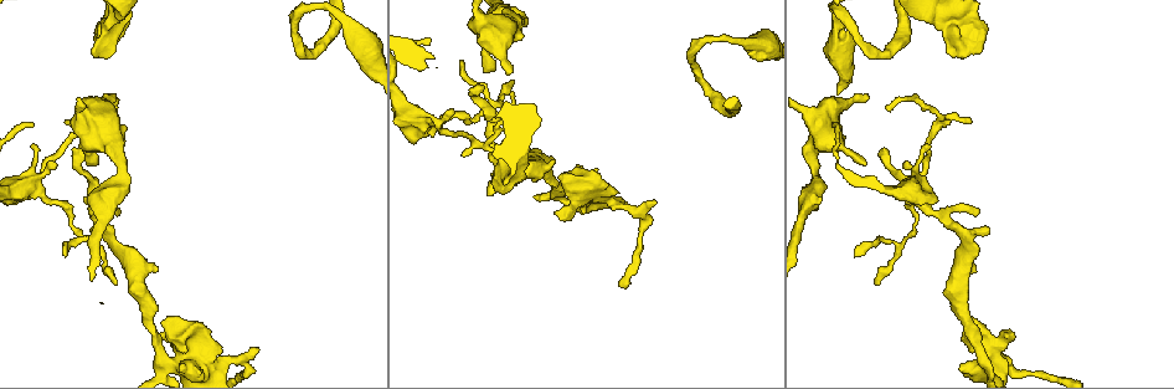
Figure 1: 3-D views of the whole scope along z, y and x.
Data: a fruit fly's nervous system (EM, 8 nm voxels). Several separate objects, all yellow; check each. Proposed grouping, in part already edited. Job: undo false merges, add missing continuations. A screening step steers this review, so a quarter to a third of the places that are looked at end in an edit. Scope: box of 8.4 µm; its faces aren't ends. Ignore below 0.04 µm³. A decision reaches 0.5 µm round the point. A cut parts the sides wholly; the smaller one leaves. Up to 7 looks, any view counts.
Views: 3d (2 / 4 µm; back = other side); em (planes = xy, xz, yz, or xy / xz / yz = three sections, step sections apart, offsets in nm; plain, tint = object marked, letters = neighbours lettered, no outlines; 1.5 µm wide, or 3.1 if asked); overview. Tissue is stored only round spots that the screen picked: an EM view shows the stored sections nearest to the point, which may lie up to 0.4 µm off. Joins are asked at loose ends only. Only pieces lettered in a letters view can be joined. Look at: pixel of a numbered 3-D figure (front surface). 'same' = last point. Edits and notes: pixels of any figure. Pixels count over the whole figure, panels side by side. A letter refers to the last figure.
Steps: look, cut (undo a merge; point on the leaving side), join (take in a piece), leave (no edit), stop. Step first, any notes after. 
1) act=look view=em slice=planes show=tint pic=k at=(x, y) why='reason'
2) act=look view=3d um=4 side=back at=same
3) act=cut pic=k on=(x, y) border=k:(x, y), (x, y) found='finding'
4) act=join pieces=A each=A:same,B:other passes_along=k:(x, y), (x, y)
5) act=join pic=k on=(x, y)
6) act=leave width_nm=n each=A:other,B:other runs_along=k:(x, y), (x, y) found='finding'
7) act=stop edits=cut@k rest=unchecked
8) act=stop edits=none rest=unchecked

act=look view=em slice=planes show=letters pic=1 at=(116, 283) why='branch stops here'

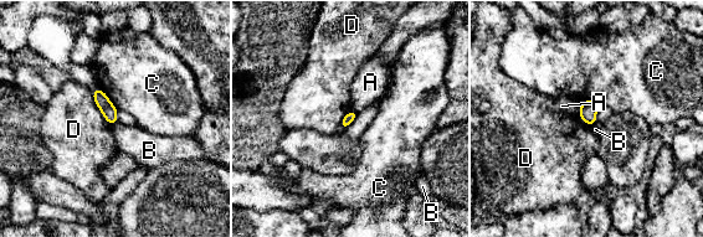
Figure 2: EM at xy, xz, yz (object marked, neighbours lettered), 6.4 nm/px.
act=leave each=A:other,B:other,C:other,D:other border=2:(117, 122), (112, 125) found='none of them fits'

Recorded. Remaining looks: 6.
act=look view=em slice=xz step=4 show=tint pic=1 at=(820, 197) why='an open end'

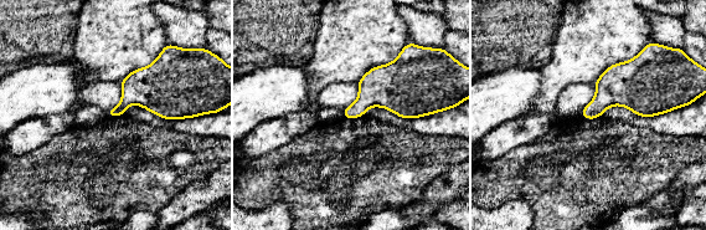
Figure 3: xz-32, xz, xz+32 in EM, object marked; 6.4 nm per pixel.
act=look view=em slice=yz step=4 show=tint at=same why='cut it another way'

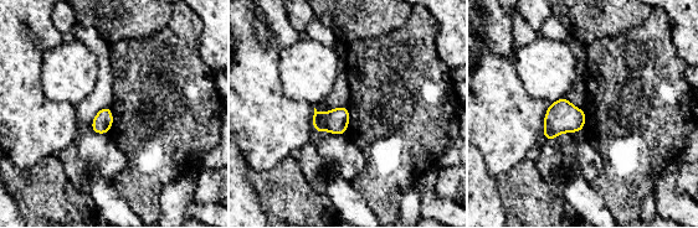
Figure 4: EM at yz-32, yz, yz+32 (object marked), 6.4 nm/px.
act=look view=em slice=yz step=4 show=letters at=same

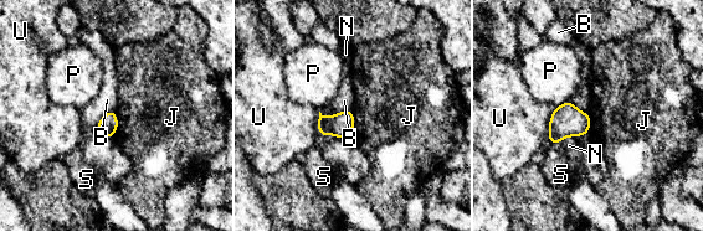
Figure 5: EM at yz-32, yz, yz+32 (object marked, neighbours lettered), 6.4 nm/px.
act=leave each=B:other,J:other,N:other,P:other,S:other,U:other border=5:(114, 111), (117, 129), (111, 137) found='none of them fits'

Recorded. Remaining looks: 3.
act=look view=3d um=2 pic=1 at=(563, 176) why='free end'

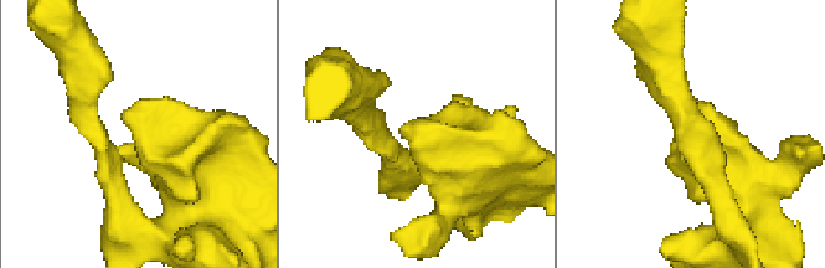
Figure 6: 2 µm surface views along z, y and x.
act=look view=em slice=xz step=8 show=tint pic=6 at=(695, 98)

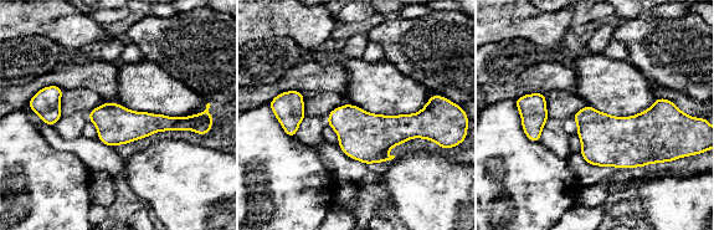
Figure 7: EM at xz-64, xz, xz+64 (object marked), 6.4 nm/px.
act=look view=em slice=planes show=letters at=same why='cut it another way'

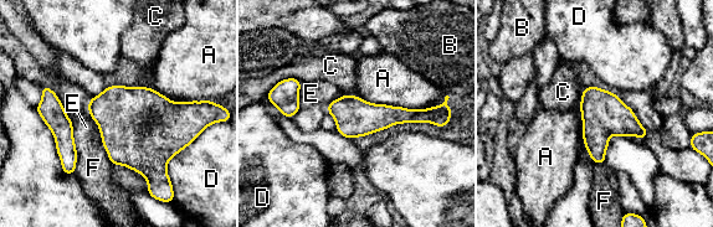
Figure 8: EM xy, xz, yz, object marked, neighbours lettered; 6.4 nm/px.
act=leave each=A:other,B:other,C:other,D:other,E:other,F:other found='no lettered piece goes on from it'

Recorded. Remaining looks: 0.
act=stop edits=none rest=unchecked

